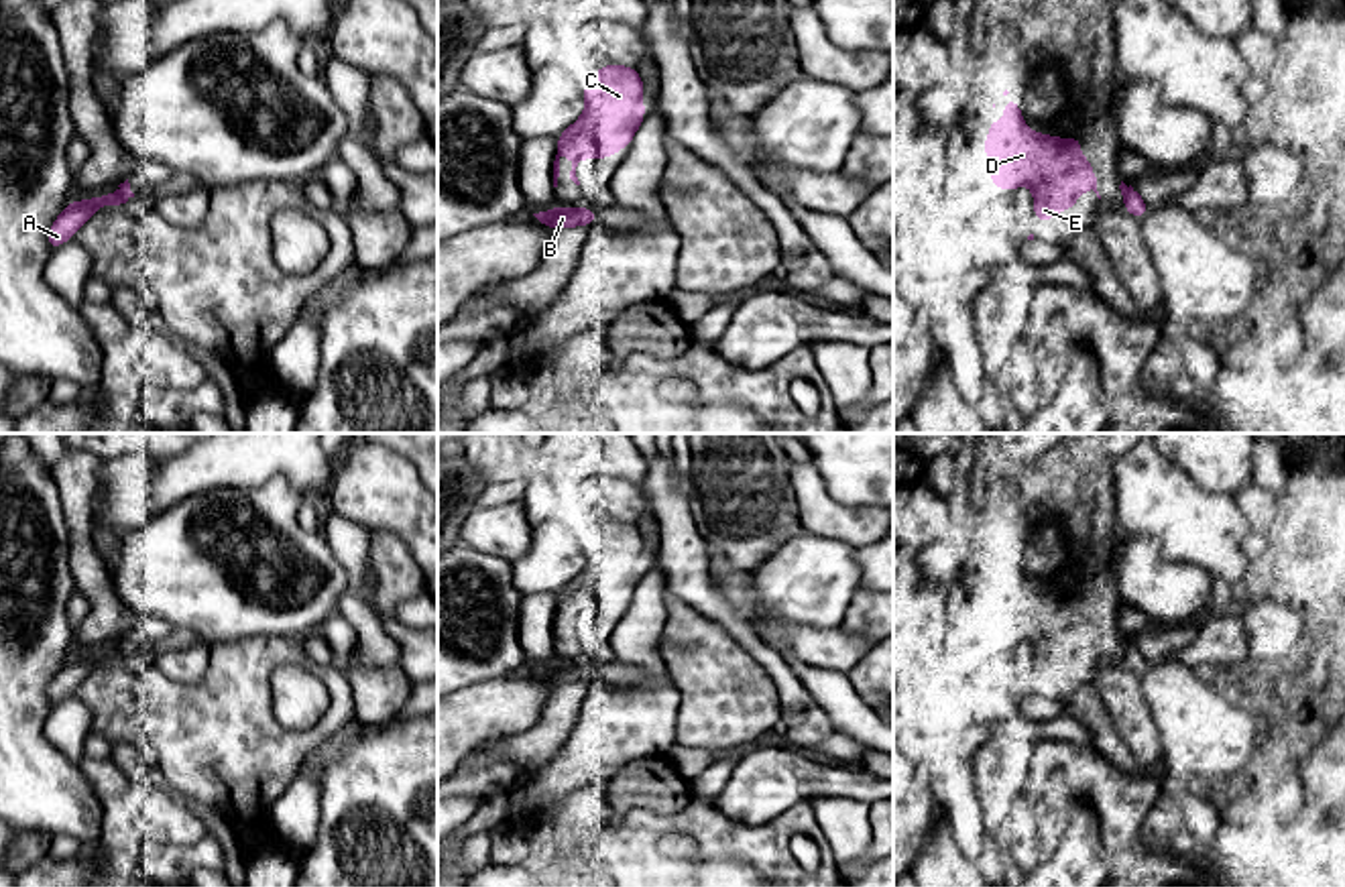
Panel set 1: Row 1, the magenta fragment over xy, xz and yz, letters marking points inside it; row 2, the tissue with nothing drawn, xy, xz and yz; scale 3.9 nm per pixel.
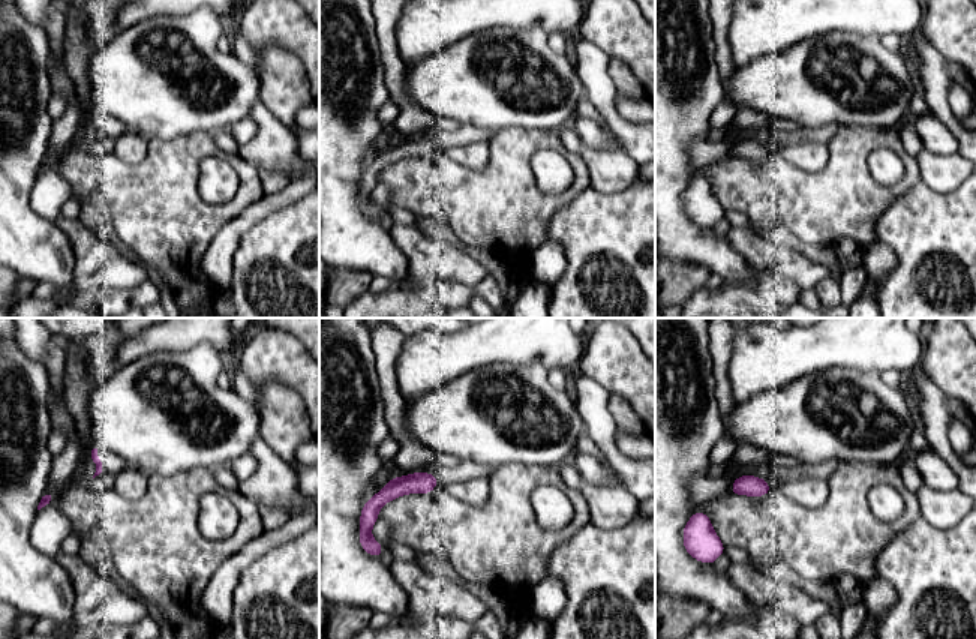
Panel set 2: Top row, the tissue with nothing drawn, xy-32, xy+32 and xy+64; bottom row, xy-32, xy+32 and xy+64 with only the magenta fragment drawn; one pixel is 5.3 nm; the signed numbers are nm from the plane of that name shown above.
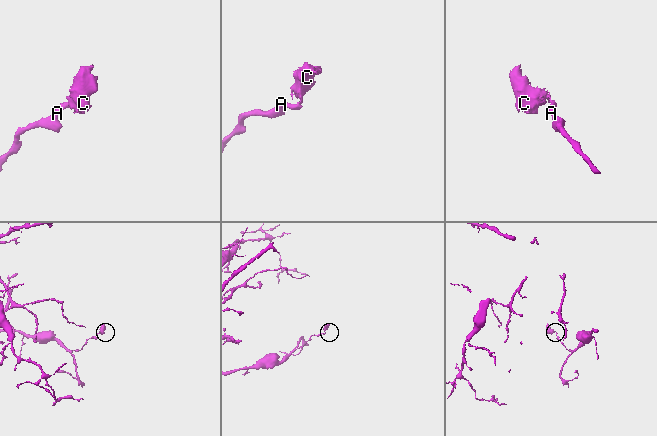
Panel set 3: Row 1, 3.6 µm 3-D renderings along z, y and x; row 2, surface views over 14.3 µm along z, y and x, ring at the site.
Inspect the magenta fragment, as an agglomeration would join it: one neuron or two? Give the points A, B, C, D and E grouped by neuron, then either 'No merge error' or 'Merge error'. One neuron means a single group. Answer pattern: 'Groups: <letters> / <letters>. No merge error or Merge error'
Groups: A B / C D E. Merge error

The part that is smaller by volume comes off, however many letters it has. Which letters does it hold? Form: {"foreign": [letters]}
{"foreign": ["C", "D", "E"]}

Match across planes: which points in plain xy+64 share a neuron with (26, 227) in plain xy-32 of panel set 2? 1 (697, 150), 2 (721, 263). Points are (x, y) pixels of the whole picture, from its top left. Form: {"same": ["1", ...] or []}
{"same": ["2"]}

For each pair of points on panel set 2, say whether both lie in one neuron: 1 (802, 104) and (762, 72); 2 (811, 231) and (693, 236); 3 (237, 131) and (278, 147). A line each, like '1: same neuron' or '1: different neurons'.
1: same neuron
2: different neurons
3: different neurons

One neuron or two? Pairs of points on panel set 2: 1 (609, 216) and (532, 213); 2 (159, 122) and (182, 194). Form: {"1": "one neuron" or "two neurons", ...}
{"1": "two neurons", "2": "two neurons"}

